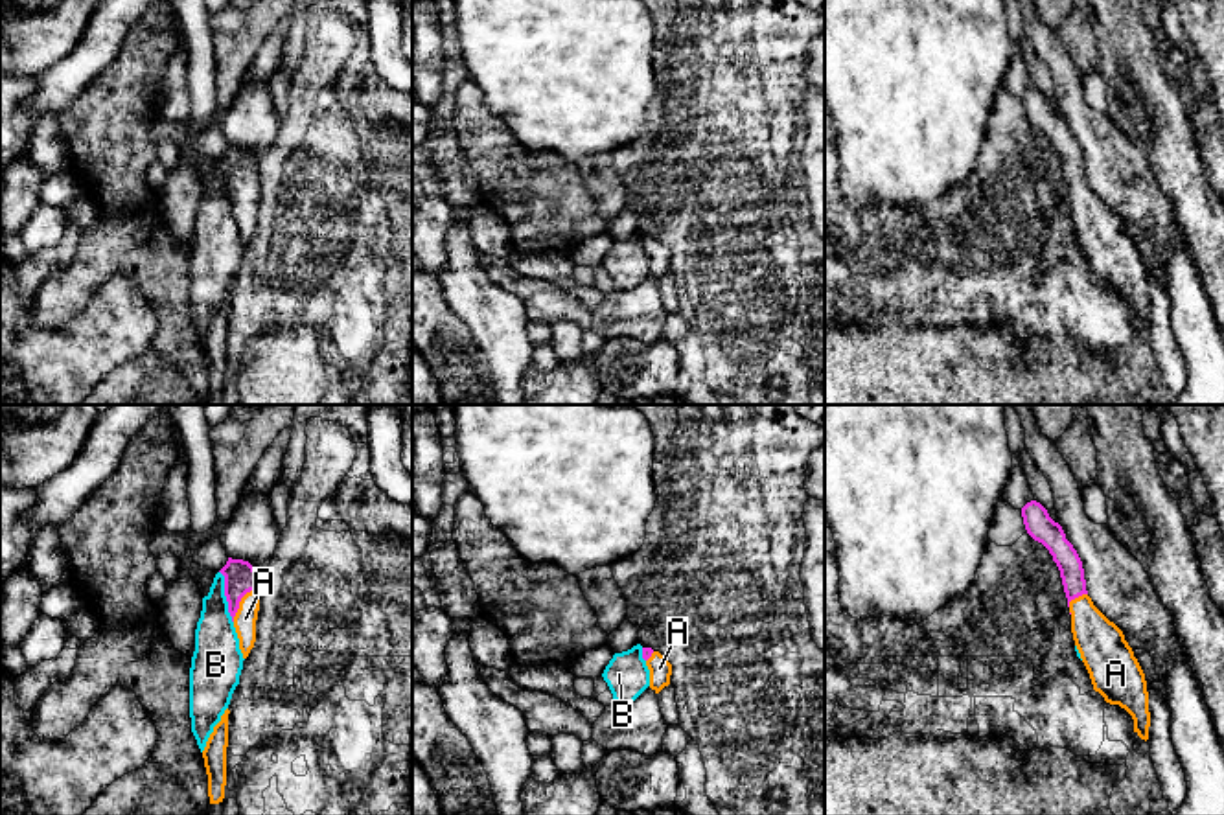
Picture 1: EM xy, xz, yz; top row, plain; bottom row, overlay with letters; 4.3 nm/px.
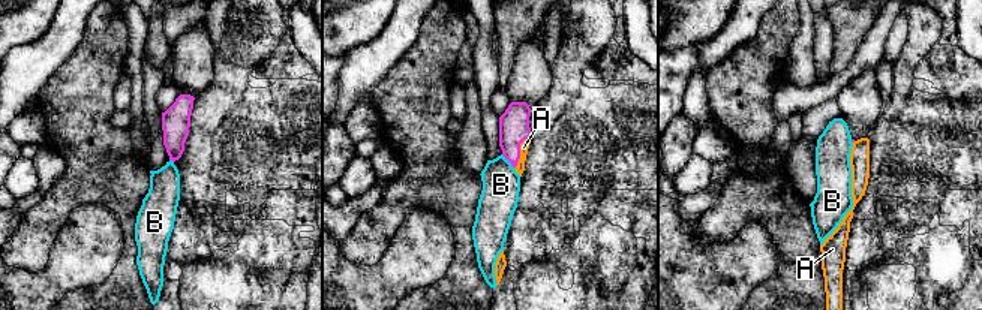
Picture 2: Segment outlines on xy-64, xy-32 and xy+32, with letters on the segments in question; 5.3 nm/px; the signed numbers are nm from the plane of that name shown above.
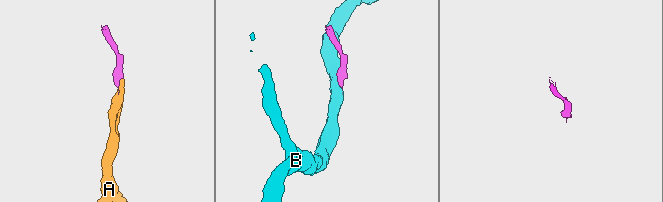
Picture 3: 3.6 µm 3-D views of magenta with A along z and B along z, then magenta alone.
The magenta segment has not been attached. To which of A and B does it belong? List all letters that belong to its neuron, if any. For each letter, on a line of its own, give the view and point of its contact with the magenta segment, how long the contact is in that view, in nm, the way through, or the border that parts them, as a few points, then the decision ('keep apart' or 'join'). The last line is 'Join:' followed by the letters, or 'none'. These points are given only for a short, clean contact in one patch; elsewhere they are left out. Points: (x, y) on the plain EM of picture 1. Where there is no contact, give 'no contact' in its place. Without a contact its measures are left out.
A: xy (240, 188) | 180 nm | across xy (240, 164), (240, 188), (245, 206) | join
B: xy (225, 183) | 240 nm | along xy (219, 159), (232, 210) | keep apart
Join: A

